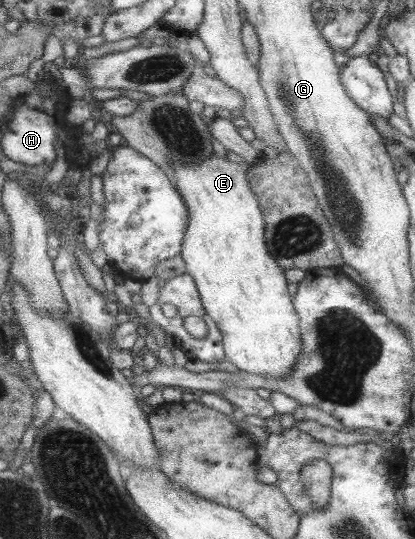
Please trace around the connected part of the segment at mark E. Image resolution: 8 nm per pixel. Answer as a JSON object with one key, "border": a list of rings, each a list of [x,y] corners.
{"border":[[[214,152],[210,158],[198,164],[174,162],[170,167],[172,167],[172,182],[184,199],[189,216],[185,236],[182,236],[180,256],[185,263],[185,273],[193,277],[194,284],[197,285],[205,312],[213,318],[221,330],[224,360],[248,374],[282,380],[292,372],[294,360],[302,348],[298,315],[286,291],[288,288],[283,269],[266,248],[262,211],[246,180],[245,168],[241,164],[216,156]]]}

